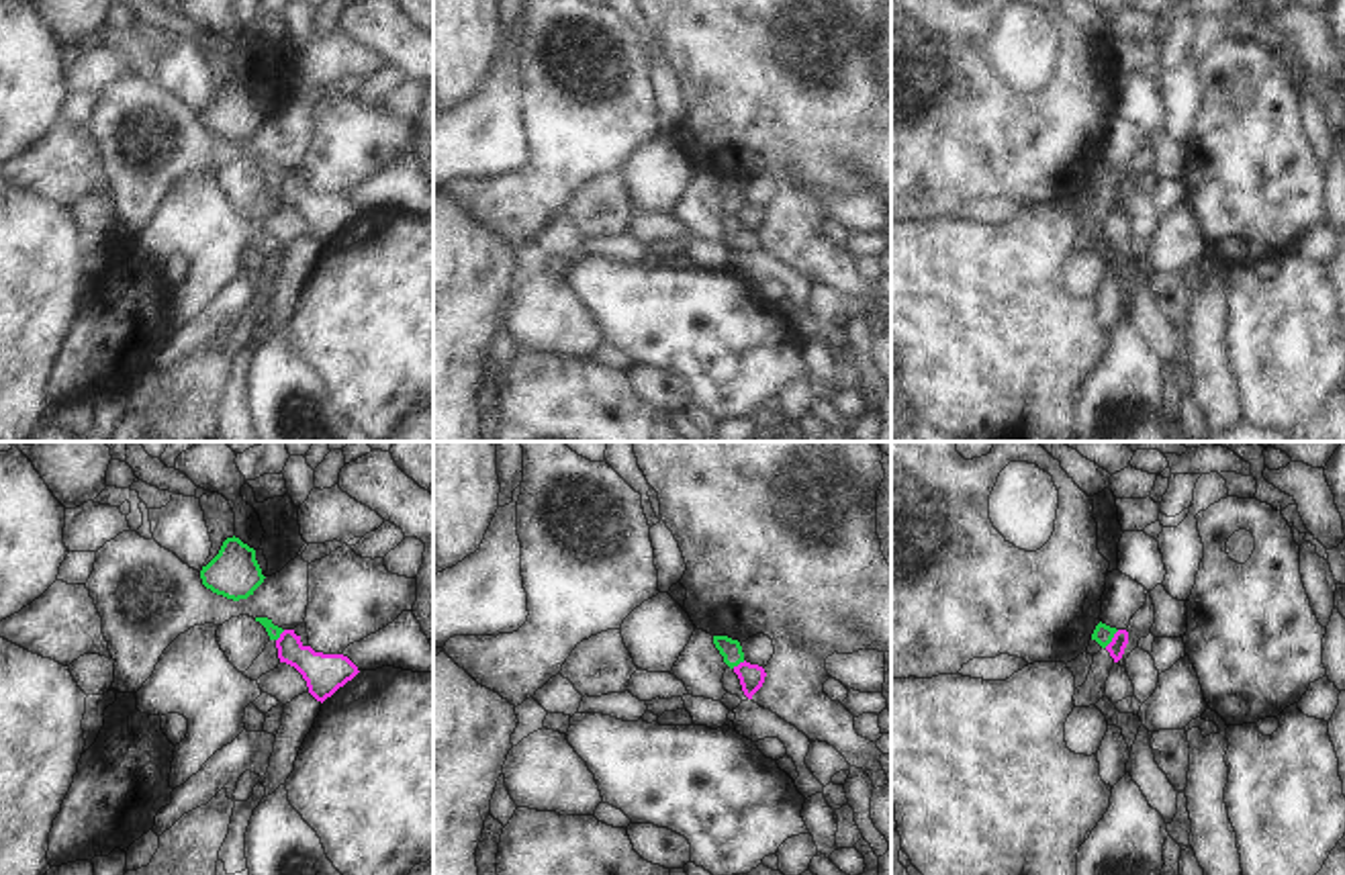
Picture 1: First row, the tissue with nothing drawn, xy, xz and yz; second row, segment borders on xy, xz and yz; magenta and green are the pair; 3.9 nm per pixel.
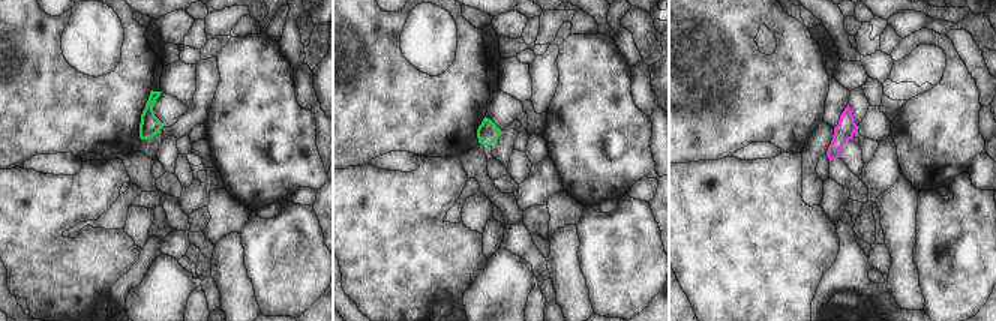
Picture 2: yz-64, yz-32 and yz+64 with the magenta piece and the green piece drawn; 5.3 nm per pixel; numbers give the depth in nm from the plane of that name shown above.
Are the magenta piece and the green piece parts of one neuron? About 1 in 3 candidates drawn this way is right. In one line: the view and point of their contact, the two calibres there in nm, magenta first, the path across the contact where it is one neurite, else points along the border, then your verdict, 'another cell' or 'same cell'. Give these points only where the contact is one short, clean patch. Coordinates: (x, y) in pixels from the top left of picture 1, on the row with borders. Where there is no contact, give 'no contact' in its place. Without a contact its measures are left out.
meets magenta in yz at (1112, 638); 70 nm thick on the magenta side, 80 nm on the other; border along yz (1119, 630), (1104, 647); another cell

